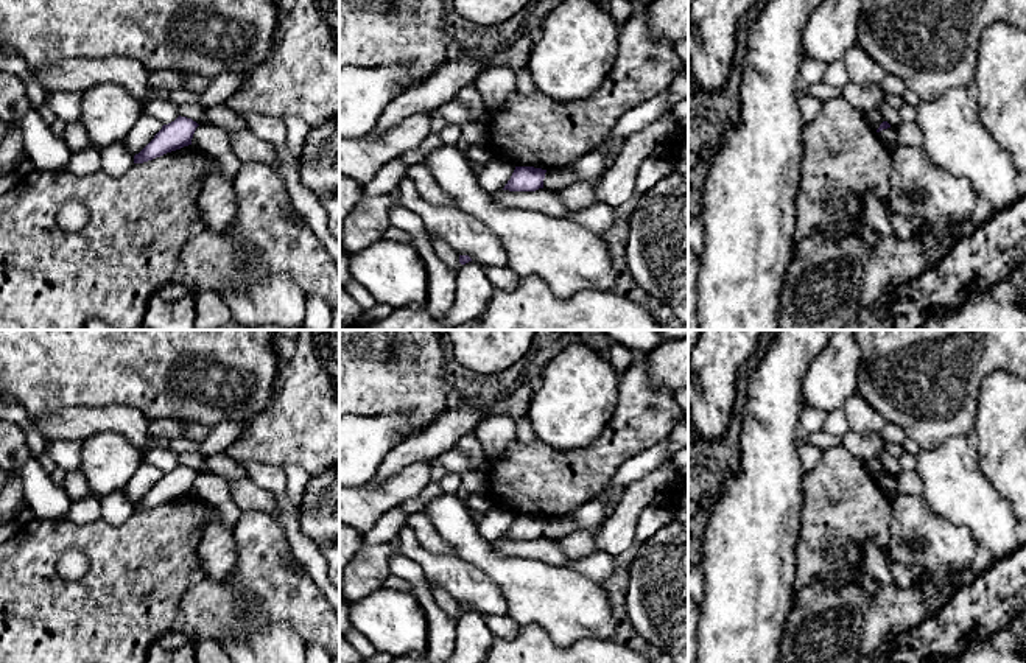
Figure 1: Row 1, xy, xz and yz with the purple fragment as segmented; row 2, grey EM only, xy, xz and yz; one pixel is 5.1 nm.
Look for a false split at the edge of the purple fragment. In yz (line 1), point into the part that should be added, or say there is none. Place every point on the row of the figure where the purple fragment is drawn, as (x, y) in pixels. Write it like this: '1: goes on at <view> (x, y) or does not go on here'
1: does not go on here

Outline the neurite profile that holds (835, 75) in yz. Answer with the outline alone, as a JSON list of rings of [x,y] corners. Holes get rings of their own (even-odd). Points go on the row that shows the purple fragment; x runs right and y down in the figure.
[[[836,59],[830,64],[827,64],[827,70],[824,73],[824,81],[838,90],[841,90],[842,87],[845,87],[850,82],[844,59]]]

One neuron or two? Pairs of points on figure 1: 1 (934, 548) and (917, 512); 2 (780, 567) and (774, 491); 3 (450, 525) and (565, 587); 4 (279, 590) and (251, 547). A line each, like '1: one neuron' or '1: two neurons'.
1: one neuron
2: one neuron
3: one neuron
4: one neuron

